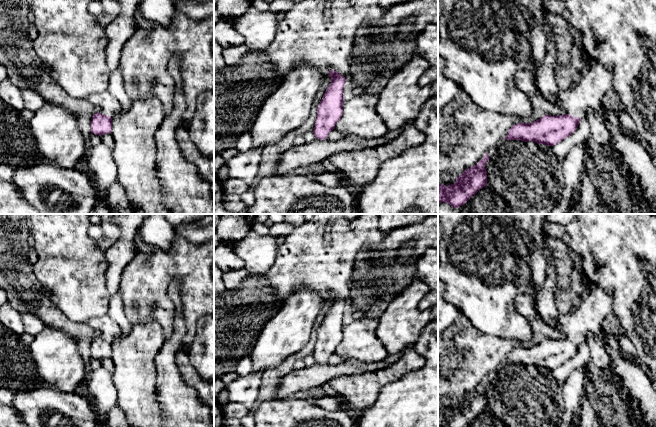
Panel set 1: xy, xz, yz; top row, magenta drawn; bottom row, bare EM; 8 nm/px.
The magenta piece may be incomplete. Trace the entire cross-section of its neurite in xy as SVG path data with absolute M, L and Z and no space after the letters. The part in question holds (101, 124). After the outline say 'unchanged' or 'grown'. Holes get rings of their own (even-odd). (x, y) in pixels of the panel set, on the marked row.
M108 90L93 93L88 96L87 100L100 109L92 116L91 133L99 136L111 133L112 118L120 110L119 101Z; grown

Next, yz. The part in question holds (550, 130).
M588 58L581 72L581 80L575 89L560 91L558 94L558 104L566 111L565 114L557 116L545 114L542 118L532 123L522 122L515 124L509 129L504 139L508 141L533 141L537 144L553 146L570 136L577 129L579 122L586 118L589 109L600 112L602 110L602 97L607 91L613 88L612 71L607 66Z; grown

